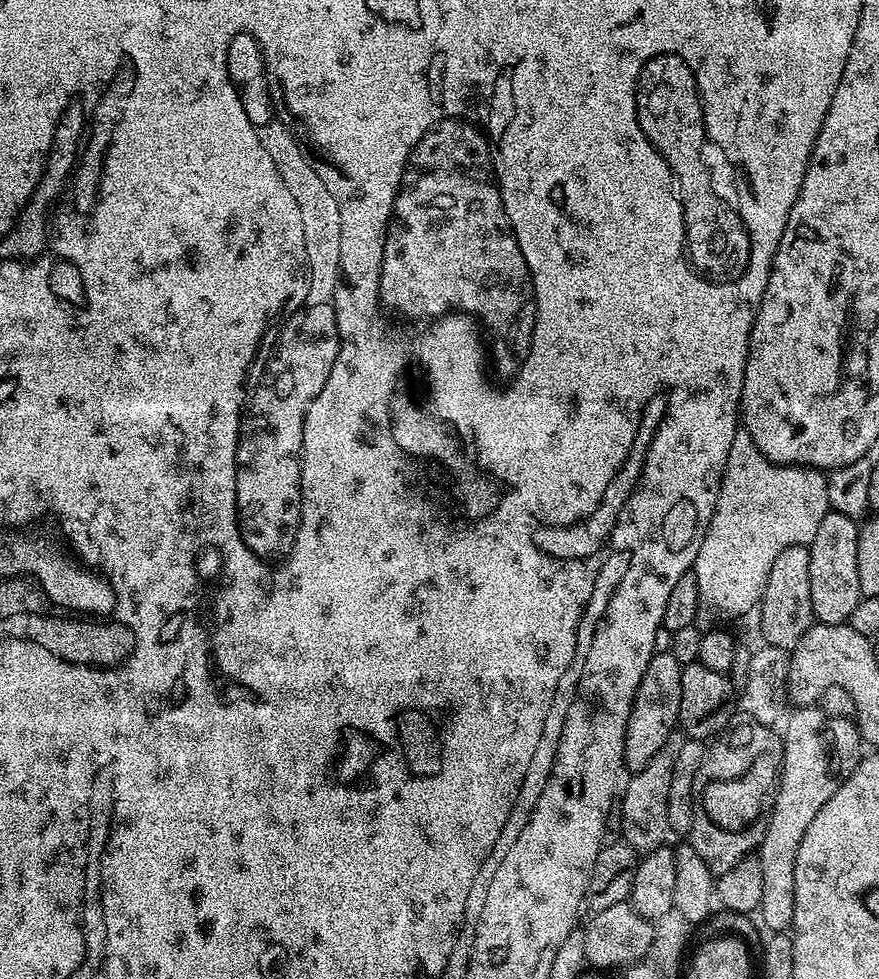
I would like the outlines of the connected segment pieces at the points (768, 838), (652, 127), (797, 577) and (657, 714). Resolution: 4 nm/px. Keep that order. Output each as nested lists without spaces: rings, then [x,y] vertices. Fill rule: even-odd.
[[[800,706],[789,715],[782,732],[784,763],[780,765],[780,779],[776,802],[758,849],[762,862],[762,902],[758,917],[769,933],[788,932],[794,918],[794,862],[798,846],[806,834],[806,826],[814,822],[814,814],[830,802],[830,798],[854,774],[862,759],[860,729],[852,720],[830,718],[819,706]]]
[[[660,58],[656,62],[644,62],[636,66],[636,76],[632,76],[632,120],[628,123],[633,133],[646,144],[650,154],[652,172],[667,172],[666,182],[676,189],[680,208],[684,212],[684,234],[686,237],[686,256],[691,267],[699,275],[713,282],[736,280],[748,268],[752,255],[752,241],[744,229],[744,221],[739,211],[723,200],[717,189],[710,187],[704,168],[698,164],[698,142],[700,142],[700,114],[696,108],[694,86],[688,70],[676,58]]]
[[[805,545],[786,546],[778,554],[778,558],[774,558],[774,566],[770,566],[770,578],[766,578],[766,586],[764,593],[758,605],[758,613],[760,612],[760,632],[763,643],[773,644],[785,650],[791,650],[796,647],[809,628],[814,623],[812,615],[812,603],[810,602],[810,554]]]
[[[657,651],[646,666],[646,674],[642,674],[642,682],[638,682],[624,735],[624,768],[629,773],[641,772],[650,762],[650,758],[654,758],[654,754],[662,750],[664,743],[673,739],[672,731],[677,731],[682,706],[681,667],[672,657],[671,651]]]

